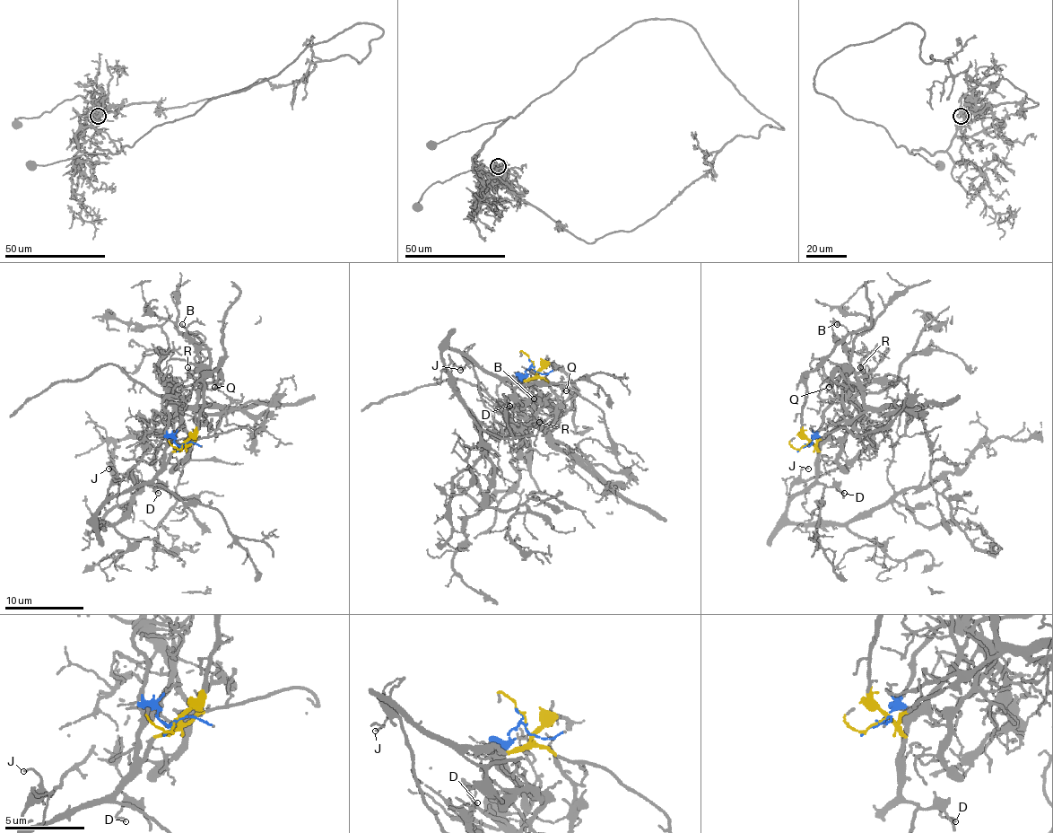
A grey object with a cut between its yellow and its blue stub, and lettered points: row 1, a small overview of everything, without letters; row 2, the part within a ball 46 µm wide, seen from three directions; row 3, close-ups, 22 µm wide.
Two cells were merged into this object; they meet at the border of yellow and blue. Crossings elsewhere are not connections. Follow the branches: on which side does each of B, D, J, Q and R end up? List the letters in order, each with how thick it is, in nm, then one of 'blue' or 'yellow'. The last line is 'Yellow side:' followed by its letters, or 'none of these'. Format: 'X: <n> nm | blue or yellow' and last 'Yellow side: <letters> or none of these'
B: 50 nm | blue
D: 130 nm | yellow
J: 100 nm | yellow
Q: 130 nm | blue
R: 60 nm | blue
Yellow side: D, J

